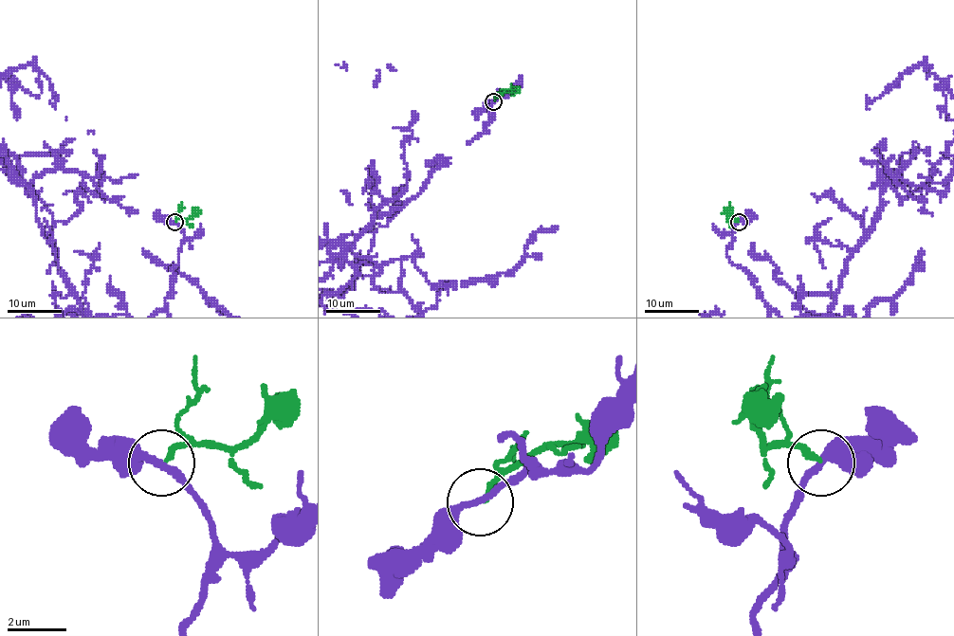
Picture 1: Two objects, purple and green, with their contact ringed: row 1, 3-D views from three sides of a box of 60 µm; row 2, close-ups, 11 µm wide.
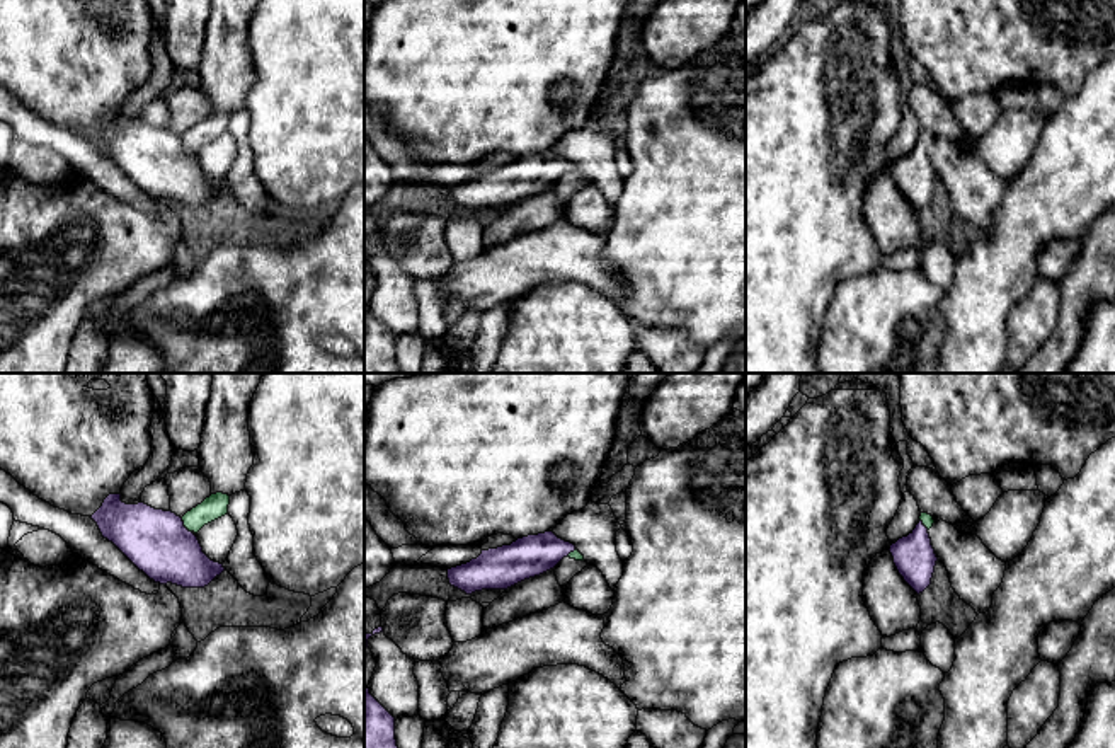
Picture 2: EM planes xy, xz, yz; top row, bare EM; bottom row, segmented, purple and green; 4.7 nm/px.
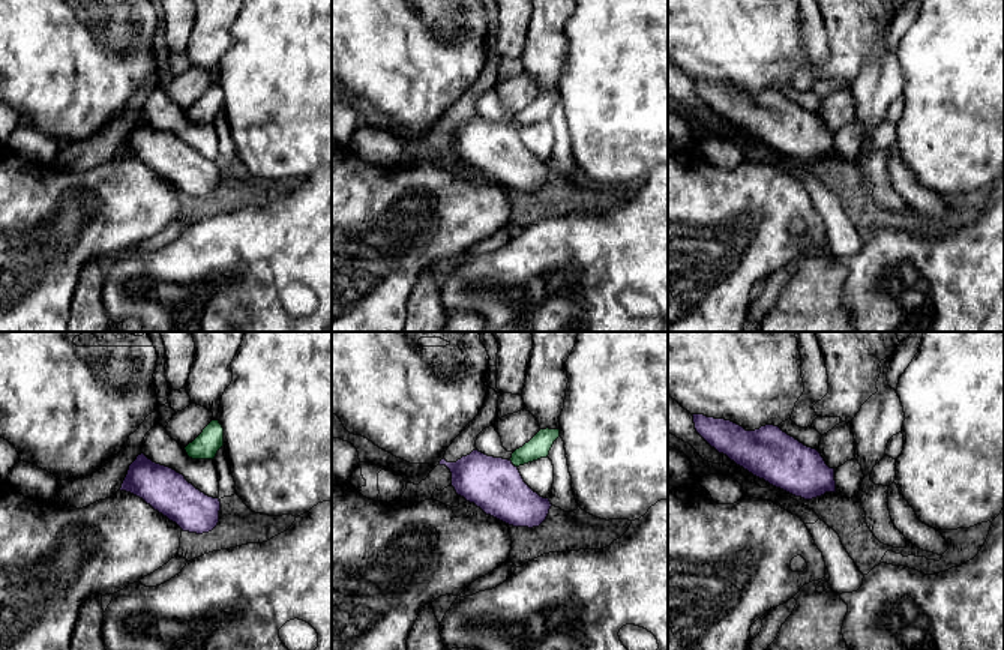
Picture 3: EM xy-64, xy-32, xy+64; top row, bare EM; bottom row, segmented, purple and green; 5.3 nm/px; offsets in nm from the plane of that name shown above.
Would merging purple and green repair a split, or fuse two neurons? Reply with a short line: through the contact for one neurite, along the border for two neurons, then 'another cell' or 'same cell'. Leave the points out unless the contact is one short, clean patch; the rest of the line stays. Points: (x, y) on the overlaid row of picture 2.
xy (181, 518), (191, 532) | another cell

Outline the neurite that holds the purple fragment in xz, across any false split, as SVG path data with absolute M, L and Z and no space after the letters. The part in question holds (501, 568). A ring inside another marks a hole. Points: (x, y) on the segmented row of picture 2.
M553 532L528 535L511 545L482 550L477 559L448 569L449 584L472 595L482 590L507 590L553 569L575 545Z

